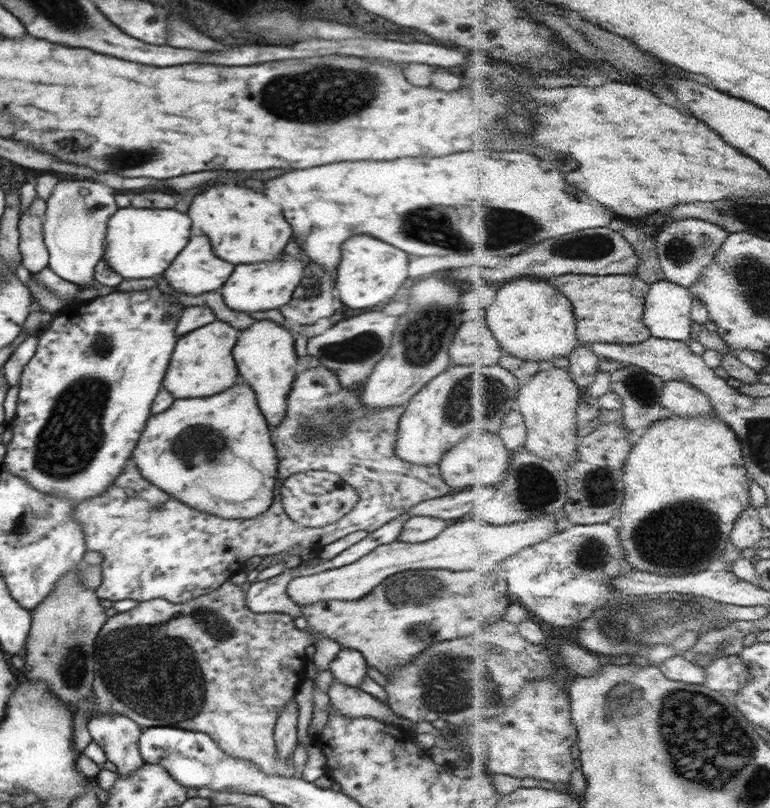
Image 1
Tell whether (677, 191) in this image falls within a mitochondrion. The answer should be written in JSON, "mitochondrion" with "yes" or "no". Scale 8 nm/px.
{"mitochondrion":"no"}

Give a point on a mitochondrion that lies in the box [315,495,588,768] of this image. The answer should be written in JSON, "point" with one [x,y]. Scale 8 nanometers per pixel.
{"point":[442,680]}

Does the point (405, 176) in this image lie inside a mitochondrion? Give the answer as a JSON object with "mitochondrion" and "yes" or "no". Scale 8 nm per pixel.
{"mitochondrion":"no"}

